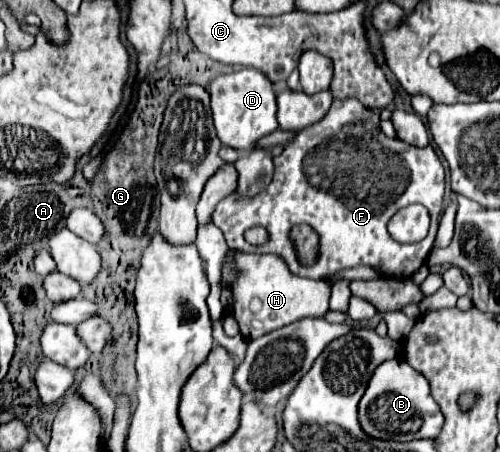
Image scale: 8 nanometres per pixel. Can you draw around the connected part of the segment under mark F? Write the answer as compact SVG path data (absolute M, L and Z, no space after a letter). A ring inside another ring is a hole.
M355 98L345 100L333 100L333 106L329 108L329 114L317 122L317 126L309 126L309 130L301 130L293 142L289 142L281 156L275 158L275 172L271 184L261 190L255 196L243 196L239 198L235 192L223 198L215 210L213 210L213 224L221 228L227 246L231 250L241 252L255 252L255 254L277 254L281 256L293 274L301 278L313 278L323 280L329 274L335 274L339 270L351 268L351 266L373 266L383 276L393 278L411 278L427 260L439 226L439 216L444 210L445 169L439 156L431 146L409 146L407 142L401 142L399 138L387 138L383 132L373 132L369 136L369 118L363 112L363 106ZM409 204L423 204L429 208L431 214L431 230L425 240L417 244L399 244L395 242L387 232L389 218L401 208ZM299 224L309 224L313 230L317 230L317 236L321 238L321 250L317 254L317 262L311 268L303 268L301 262L297 262L297 254L293 250L289 230ZM253 226L263 226L269 234L269 240L261 246L253 246L245 240L245 230Z

